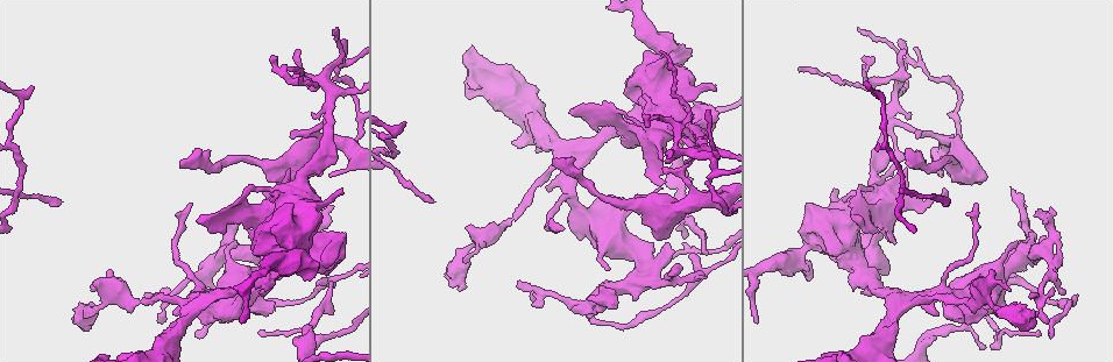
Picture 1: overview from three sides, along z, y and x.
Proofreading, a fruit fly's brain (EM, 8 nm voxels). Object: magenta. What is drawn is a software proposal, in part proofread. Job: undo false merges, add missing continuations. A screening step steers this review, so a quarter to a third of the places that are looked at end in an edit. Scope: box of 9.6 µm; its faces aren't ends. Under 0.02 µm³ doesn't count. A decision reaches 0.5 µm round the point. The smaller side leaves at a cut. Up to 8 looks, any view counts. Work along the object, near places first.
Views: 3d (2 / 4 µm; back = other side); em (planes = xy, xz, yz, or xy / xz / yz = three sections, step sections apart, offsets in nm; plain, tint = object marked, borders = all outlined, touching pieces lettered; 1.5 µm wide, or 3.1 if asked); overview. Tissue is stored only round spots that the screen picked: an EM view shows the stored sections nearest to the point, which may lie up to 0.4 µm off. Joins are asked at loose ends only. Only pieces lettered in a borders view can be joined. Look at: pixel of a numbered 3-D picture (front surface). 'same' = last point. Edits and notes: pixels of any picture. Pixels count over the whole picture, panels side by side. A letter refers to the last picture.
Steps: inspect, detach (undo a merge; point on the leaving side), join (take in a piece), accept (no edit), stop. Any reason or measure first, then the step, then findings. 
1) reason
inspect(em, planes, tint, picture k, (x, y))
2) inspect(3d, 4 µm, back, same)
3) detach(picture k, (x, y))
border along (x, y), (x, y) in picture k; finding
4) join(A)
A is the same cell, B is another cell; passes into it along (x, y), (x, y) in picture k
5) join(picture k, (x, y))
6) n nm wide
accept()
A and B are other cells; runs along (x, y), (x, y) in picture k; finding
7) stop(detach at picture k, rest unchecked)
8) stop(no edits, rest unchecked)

free end
inspect(3d, 4 µm, back, picture 1, (604, 287))

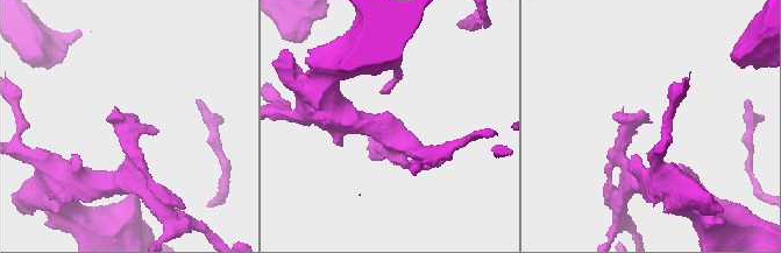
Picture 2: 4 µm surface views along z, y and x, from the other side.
inspect(em, xy, step 4, borders, picture 2, (130, 116))

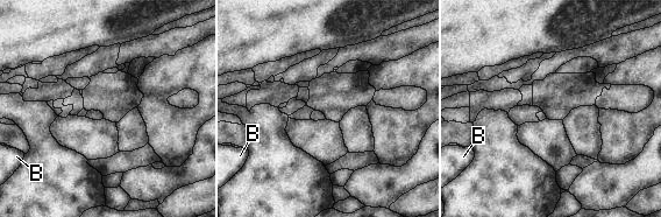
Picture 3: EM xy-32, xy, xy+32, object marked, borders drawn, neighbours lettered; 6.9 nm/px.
another direction
inspect(em, planes, borders, same)

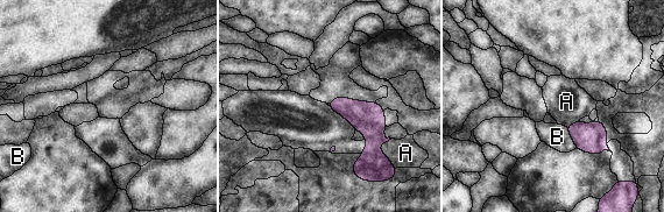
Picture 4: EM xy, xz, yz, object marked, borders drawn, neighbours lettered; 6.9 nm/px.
accept()
A and B are other cells; border along (380, 142), (379, 149), (395, 168) in picture 4; no lettered piece goes on from it

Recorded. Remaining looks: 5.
an open end
inspect(em, planes, borders, picture 1, (1008, 290))

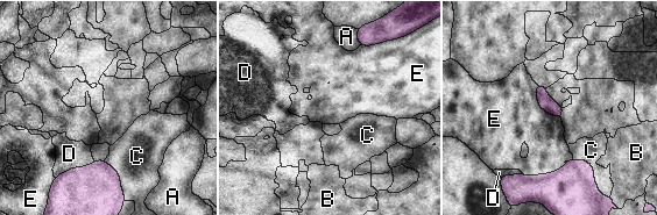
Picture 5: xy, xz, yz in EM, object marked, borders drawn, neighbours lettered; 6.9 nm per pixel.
E touches over 360 nm
accept()
A, B, C, D and E are other cells; no lettered piece goes on from it

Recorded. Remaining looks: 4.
tapers out
inspect(em, xy, step 4, borders, picture 1, (432, 201))

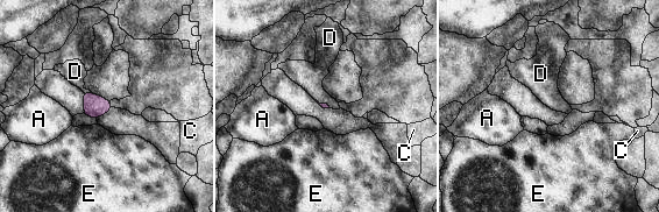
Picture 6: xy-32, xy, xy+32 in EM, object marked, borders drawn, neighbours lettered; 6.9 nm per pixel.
accept()
A, C, D and E are other cells; none of them fits

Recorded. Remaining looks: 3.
inspect(em, planes, borders, picture 1, (952, 286))

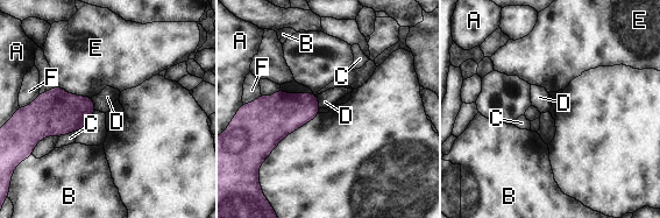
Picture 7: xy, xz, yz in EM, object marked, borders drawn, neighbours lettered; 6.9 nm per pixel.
300 nm wide
accept()
A, B, C, D, E and F are other cells; border along (57, 84), (69, 93), (91, 98) in picture 7; none of them fits

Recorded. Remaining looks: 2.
stop(no edits, rest unchecked)

